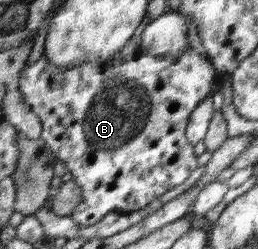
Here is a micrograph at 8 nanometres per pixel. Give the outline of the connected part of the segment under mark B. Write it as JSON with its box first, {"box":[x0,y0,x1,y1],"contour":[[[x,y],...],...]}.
{"box":[19,35,215,228],"contour":[[[134,35],[120,51],[119,74],[113,78],[113,104],[106,60],[63,70],[63,67],[42,56],[20,73],[19,90],[25,103],[31,106],[42,123],[40,137],[51,149],[52,155],[65,162],[73,181],[81,186],[83,198],[73,208],[70,217],[83,228],[101,222],[109,214],[139,211],[155,198],[157,200],[165,192],[185,182],[197,168],[193,145],[185,140],[185,128],[193,112],[211,97],[211,86],[215,84],[215,66],[211,57],[207,53],[201,55],[195,52],[190,46],[177,57],[136,55],[140,45],[141,36]]]}

